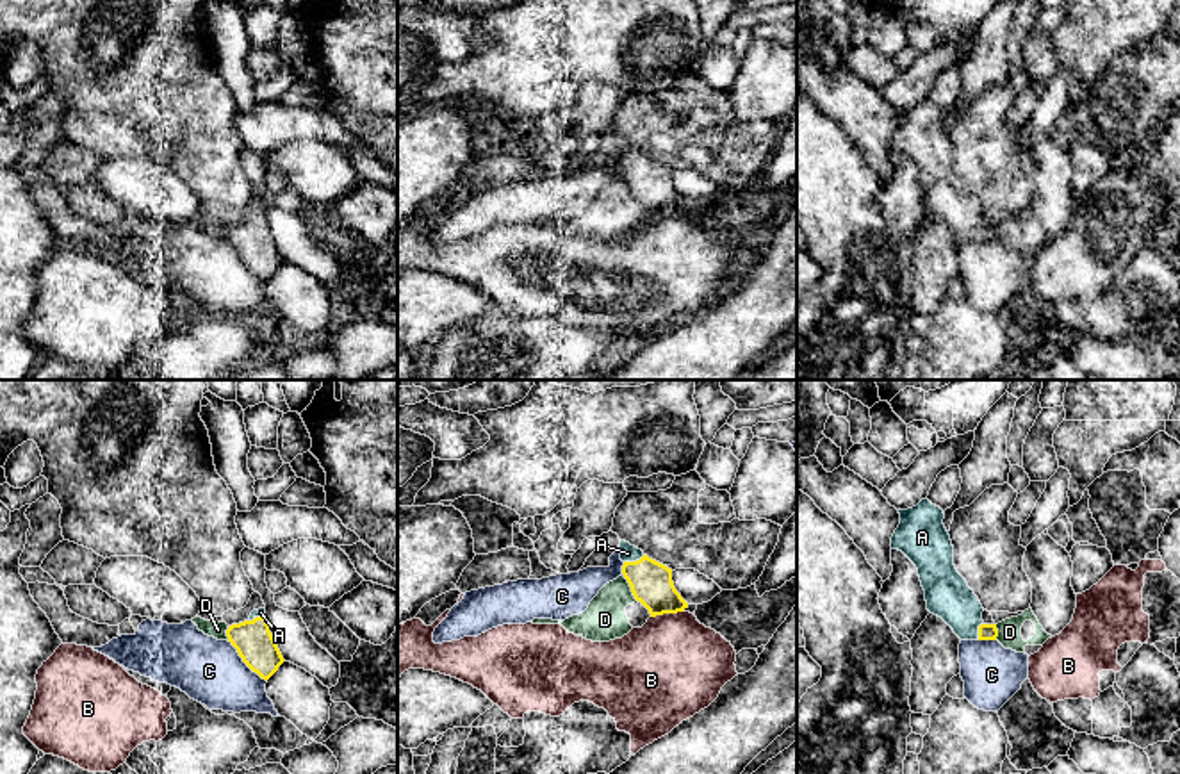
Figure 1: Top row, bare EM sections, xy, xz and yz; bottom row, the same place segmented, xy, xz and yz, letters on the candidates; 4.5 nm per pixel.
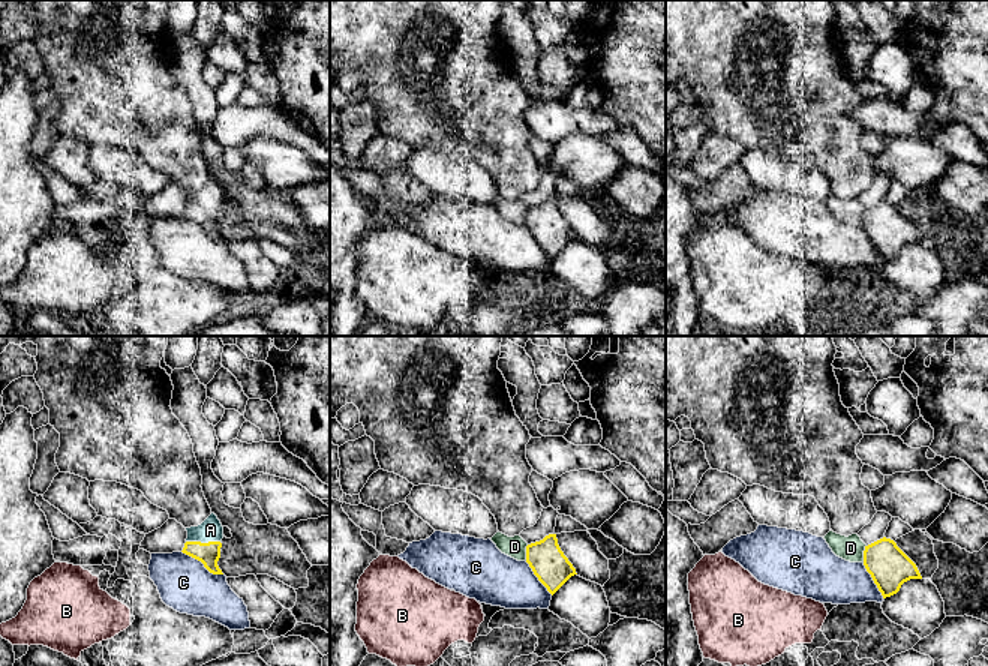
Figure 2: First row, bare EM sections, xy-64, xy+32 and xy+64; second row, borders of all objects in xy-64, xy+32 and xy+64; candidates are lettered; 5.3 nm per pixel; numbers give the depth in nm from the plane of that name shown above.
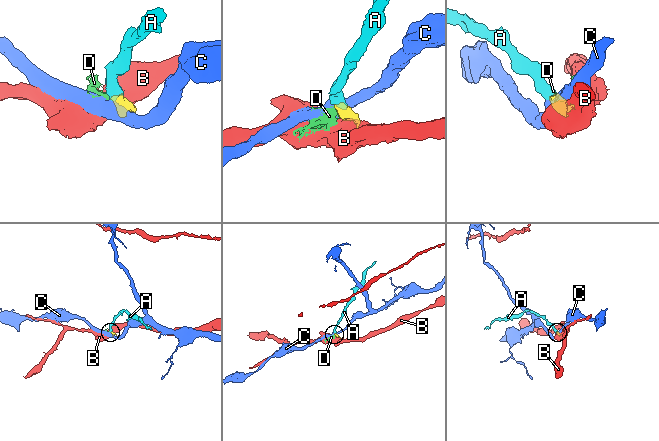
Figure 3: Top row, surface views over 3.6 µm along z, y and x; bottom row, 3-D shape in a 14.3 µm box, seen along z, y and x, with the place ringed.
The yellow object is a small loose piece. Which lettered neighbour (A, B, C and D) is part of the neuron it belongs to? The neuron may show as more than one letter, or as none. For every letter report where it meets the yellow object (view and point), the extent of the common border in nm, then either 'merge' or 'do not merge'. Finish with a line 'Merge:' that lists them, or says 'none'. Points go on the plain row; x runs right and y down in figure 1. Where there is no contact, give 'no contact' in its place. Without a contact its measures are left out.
A: contact xz (633, 163); length 100 nm; merge
B: contact xz (667, 213); length 160 nm; do not merge
C: contact xy (245, 263); length 260 nm; do not merge
D: contact xz (631, 189); length 130 nm; do not merge
Merge: A

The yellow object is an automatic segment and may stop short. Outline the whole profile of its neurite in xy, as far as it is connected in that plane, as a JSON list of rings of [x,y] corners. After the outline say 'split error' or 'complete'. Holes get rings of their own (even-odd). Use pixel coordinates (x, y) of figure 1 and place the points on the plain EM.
[[[266,209],[253,210],[248,221],[228,226],[226,237],[242,262],[266,282],[285,262],[269,232]]]; split error

